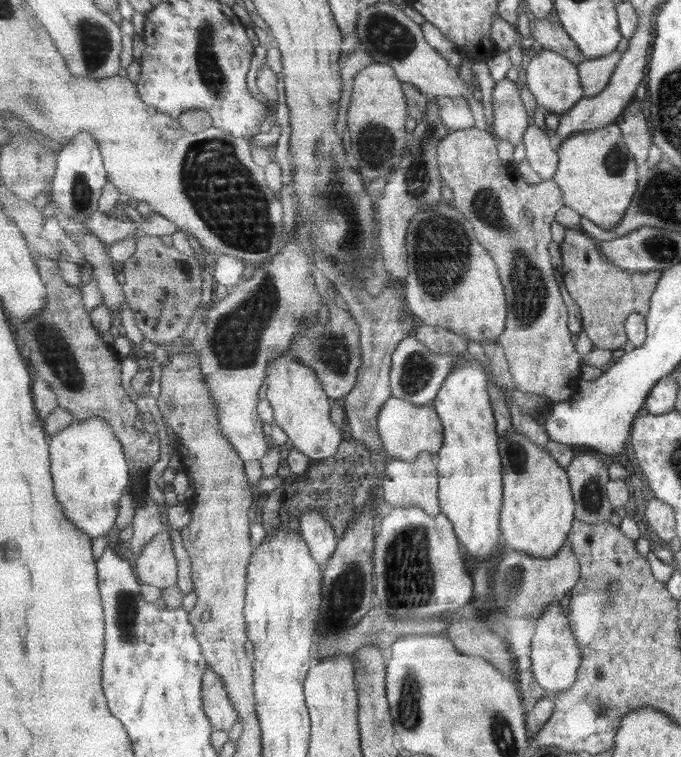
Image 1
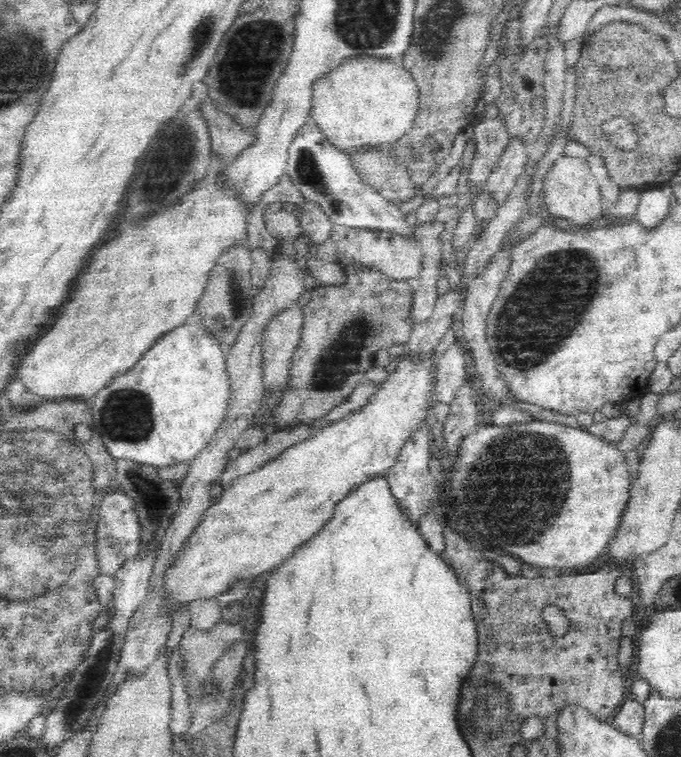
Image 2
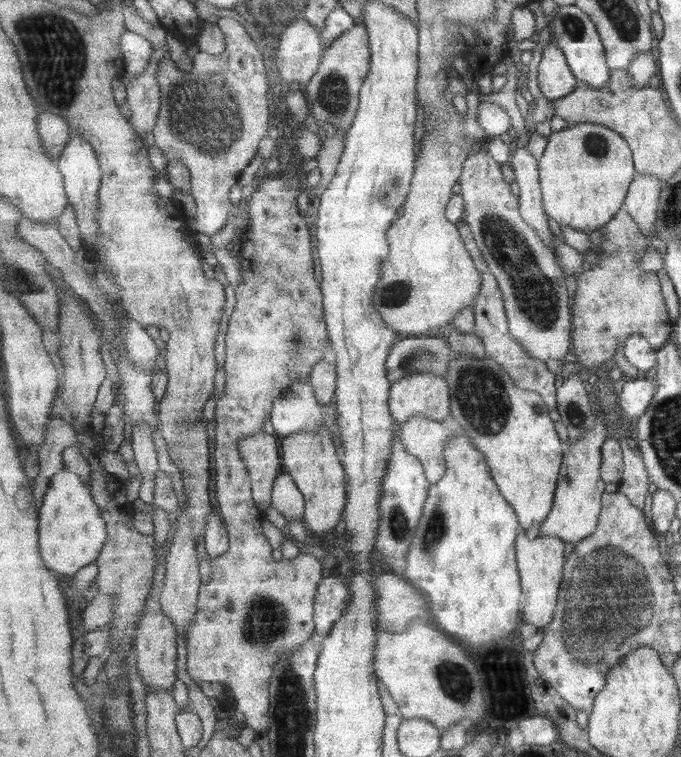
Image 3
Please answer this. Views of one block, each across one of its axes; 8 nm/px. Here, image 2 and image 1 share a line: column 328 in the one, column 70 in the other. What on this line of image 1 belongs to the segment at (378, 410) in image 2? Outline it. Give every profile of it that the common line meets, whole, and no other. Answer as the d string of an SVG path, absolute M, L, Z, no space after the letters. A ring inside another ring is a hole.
M94 416L88 418L89 420L74 421L71 426L61 430L61 432L53 435L50 439L50 459L52 460L52 475L54 480L54 487L56 488L57 500L61 502L61 506L65 511L65 514L82 530L85 531L85 534L88 534L91 538L99 538L99 536L105 536L109 534L113 528L116 526L118 519L120 501L123 499L123 496L126 494L127 489L131 485L131 479L129 479L129 469L130 464L128 461L128 456L125 454L124 445L121 444L121 441L117 439L116 434L113 432L111 426L103 420L104 418Z

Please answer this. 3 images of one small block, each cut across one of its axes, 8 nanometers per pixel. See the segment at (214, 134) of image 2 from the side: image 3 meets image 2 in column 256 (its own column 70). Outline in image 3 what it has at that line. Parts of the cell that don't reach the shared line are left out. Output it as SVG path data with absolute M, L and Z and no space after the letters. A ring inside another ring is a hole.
M45 110L40 111L39 131L44 147L57 162L70 141L70 124L63 116Z

